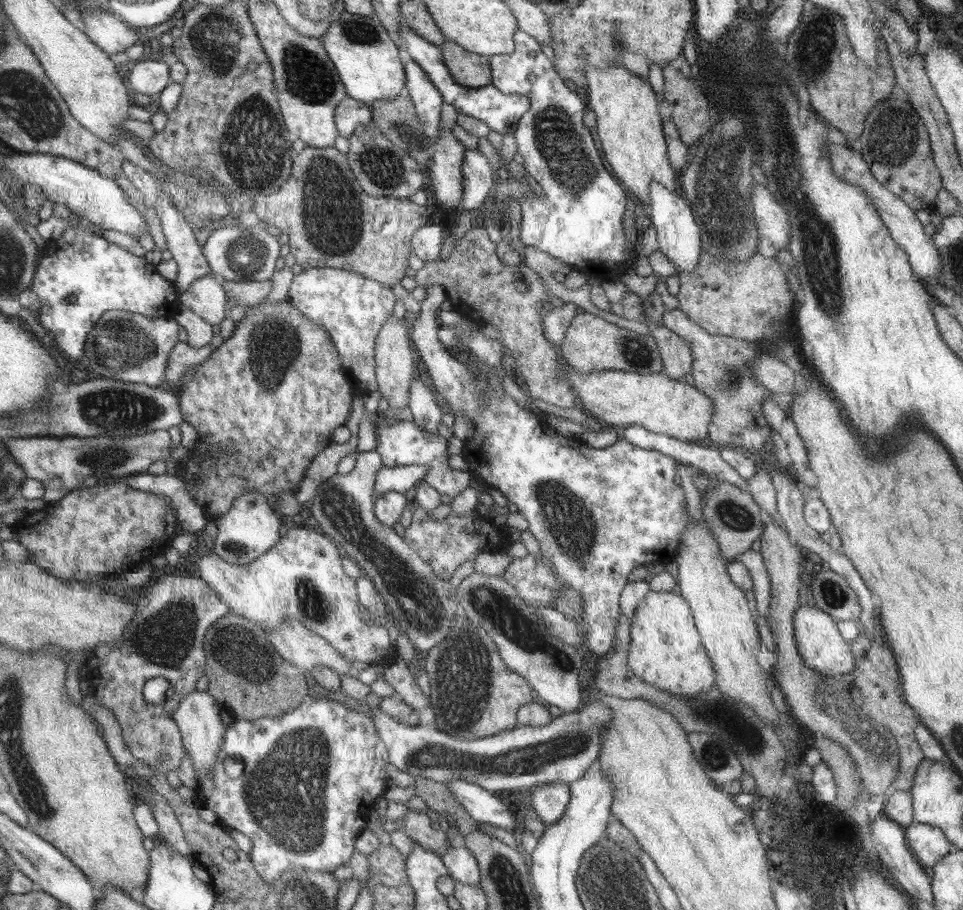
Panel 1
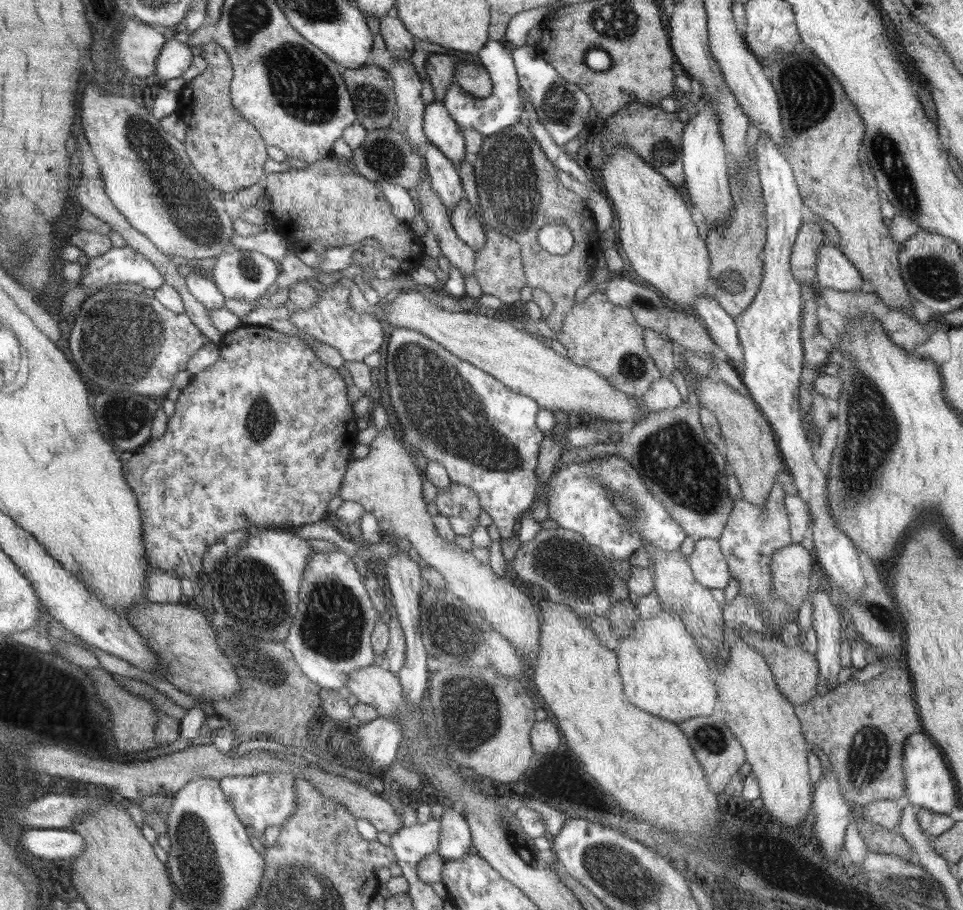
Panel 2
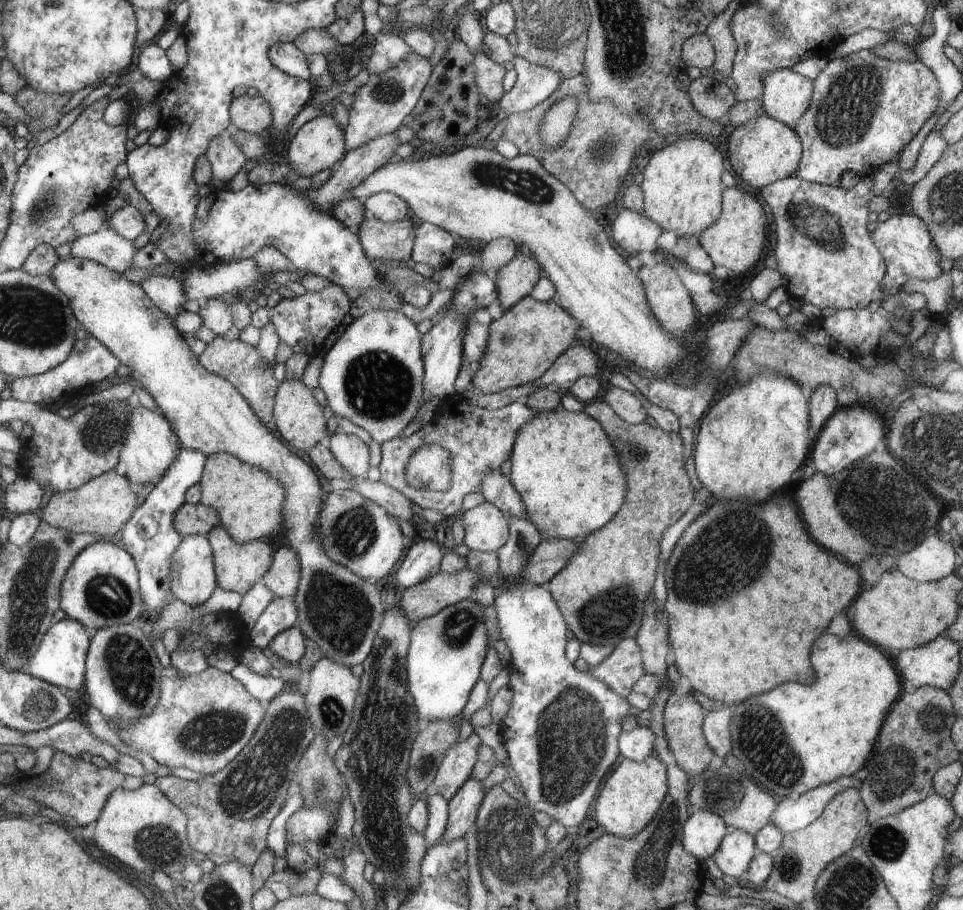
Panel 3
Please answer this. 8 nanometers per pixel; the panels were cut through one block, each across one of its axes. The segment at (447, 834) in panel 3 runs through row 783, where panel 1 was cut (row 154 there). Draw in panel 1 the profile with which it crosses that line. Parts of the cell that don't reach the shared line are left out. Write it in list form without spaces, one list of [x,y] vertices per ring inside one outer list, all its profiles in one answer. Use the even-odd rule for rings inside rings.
[[[466,148],[461,171],[464,195],[460,209],[476,210],[491,196],[495,188],[496,171],[480,151],[475,152]]]

